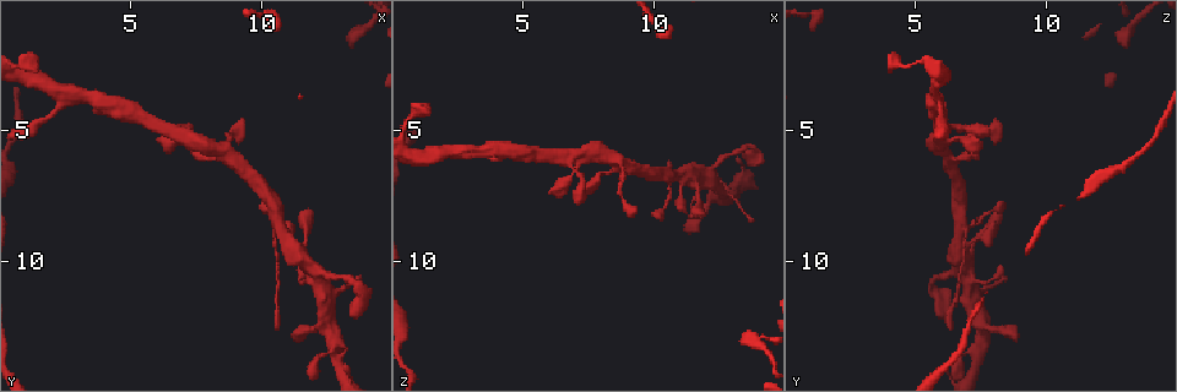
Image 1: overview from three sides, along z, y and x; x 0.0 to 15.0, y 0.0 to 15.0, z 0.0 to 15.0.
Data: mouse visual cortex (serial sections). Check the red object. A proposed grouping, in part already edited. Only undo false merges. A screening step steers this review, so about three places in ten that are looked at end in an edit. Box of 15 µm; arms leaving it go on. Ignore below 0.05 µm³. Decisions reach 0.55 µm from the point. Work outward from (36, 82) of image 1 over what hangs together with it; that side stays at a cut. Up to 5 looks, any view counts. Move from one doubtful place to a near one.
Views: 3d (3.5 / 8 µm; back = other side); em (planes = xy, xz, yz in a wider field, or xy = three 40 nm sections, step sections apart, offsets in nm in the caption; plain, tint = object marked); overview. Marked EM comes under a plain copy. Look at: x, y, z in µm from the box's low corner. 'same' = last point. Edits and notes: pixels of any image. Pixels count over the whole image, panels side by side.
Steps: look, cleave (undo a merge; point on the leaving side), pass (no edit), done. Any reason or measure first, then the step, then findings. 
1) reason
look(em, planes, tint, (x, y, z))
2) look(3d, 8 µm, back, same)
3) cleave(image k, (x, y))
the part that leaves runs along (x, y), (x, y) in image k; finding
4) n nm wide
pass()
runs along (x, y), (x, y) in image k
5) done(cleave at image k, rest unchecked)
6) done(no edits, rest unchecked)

sharp bend
look(3d, 8 µm, back, (2.2, 4.4, 5.9))

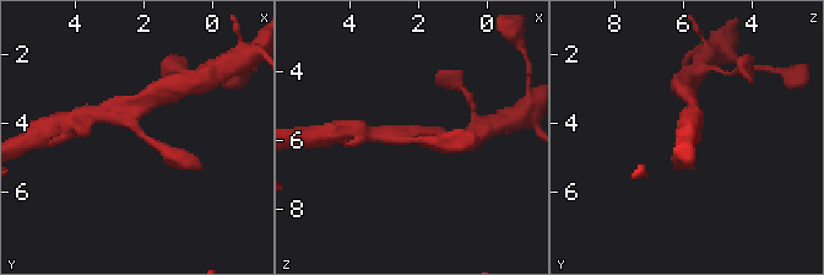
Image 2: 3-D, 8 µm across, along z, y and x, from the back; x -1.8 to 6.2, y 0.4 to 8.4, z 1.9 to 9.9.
arms of 250, 300 nm; shape alone is not enough
look(em, xy, step 5, tint, (2.1, 4.3, 5.9))

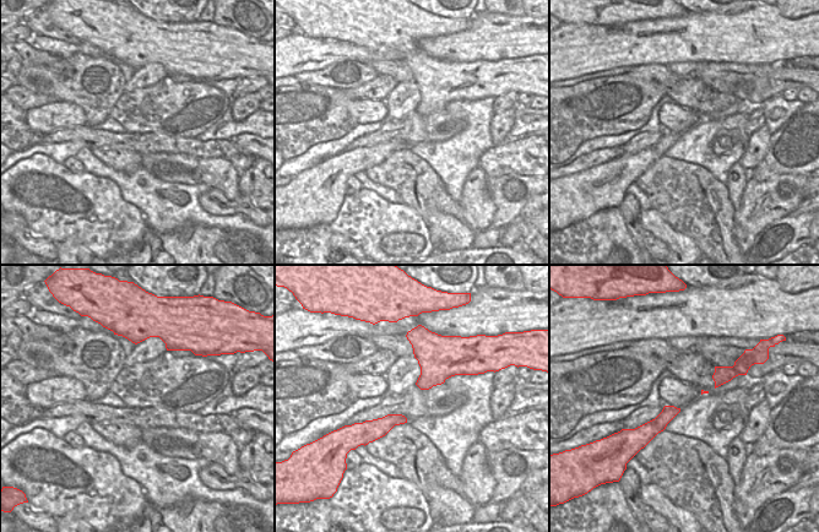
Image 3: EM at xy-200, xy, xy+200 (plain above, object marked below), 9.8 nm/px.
pass()
continuous, no second cell

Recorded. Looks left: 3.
four arms meet
look(3d, 3.5 µm, (10.8, 8.7, 6.7))

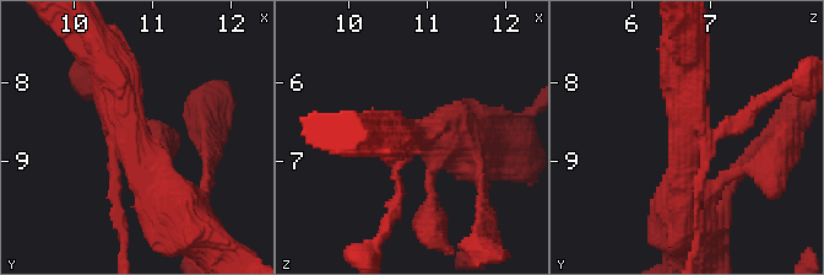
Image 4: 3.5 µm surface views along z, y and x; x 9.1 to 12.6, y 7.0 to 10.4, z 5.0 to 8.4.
4 arms; arms of 150, 150, 500, 500 nm; now the EM
look(em, xy, step 3, tint, (10.70, 8.75, 6.70))

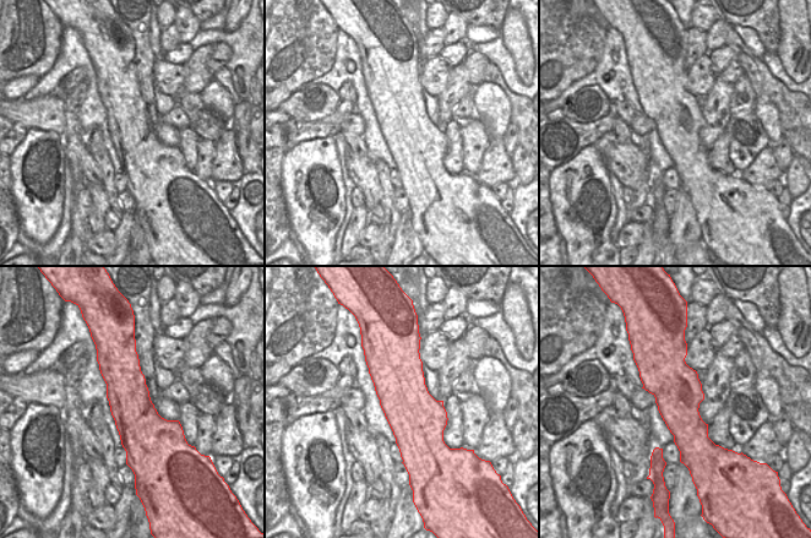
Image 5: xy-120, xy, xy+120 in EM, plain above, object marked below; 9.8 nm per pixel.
cleave(image 4, (117, 219))
the part that leaves runs along (113, 179), (120, 201), (124, 255) in image 4; two cells meet here

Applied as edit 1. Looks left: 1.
done(cleave at image 4, rest unchecked)

